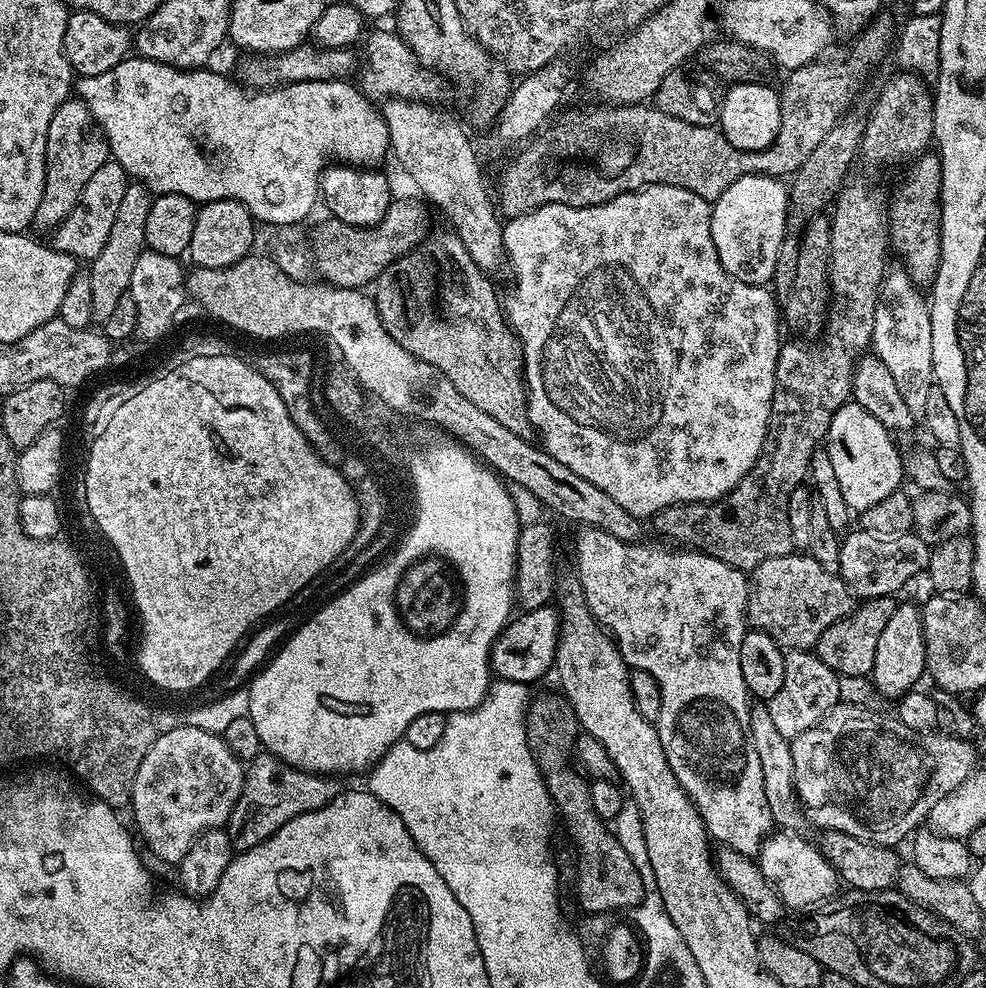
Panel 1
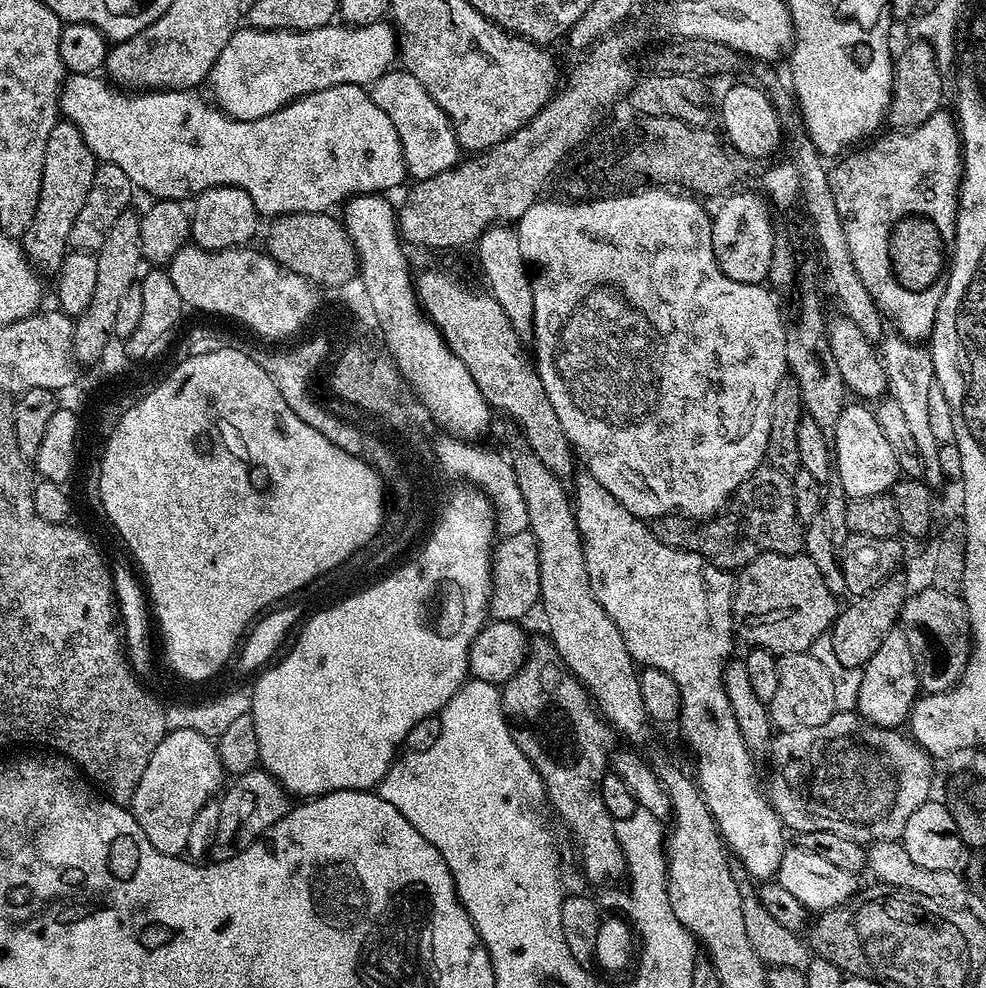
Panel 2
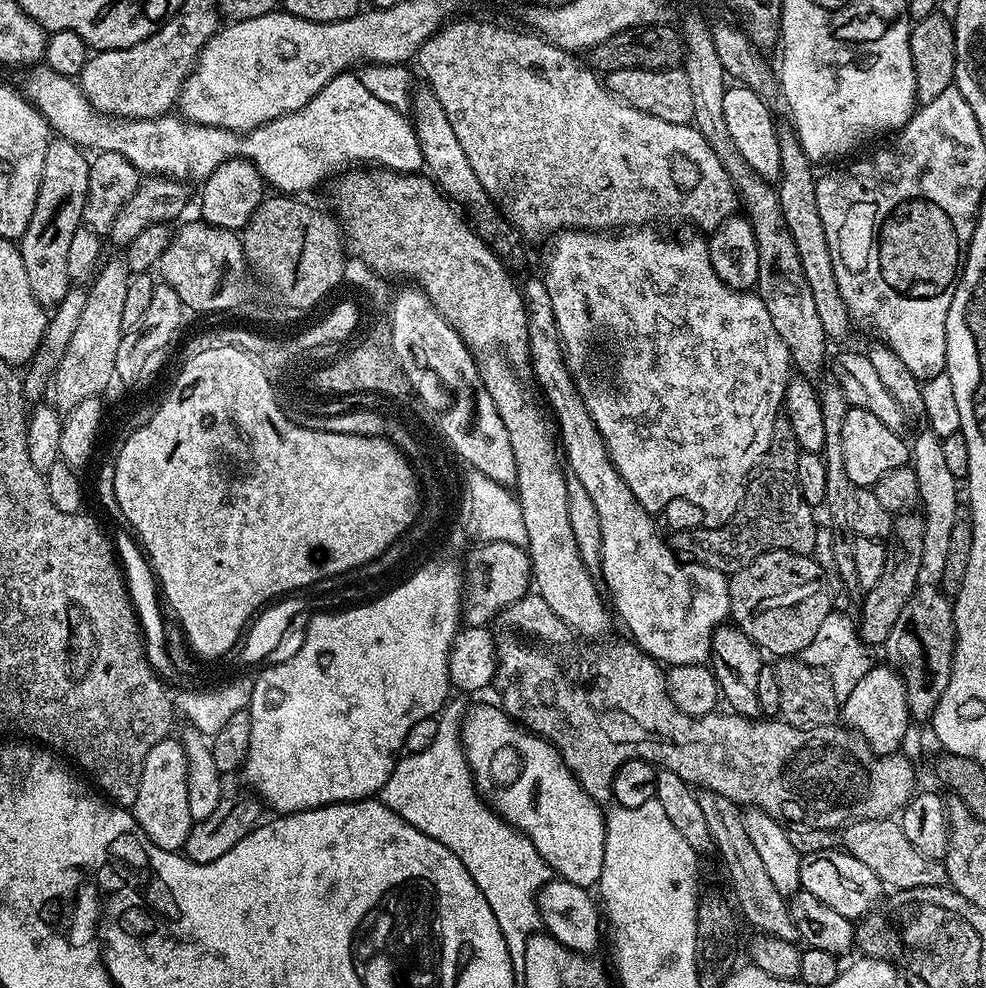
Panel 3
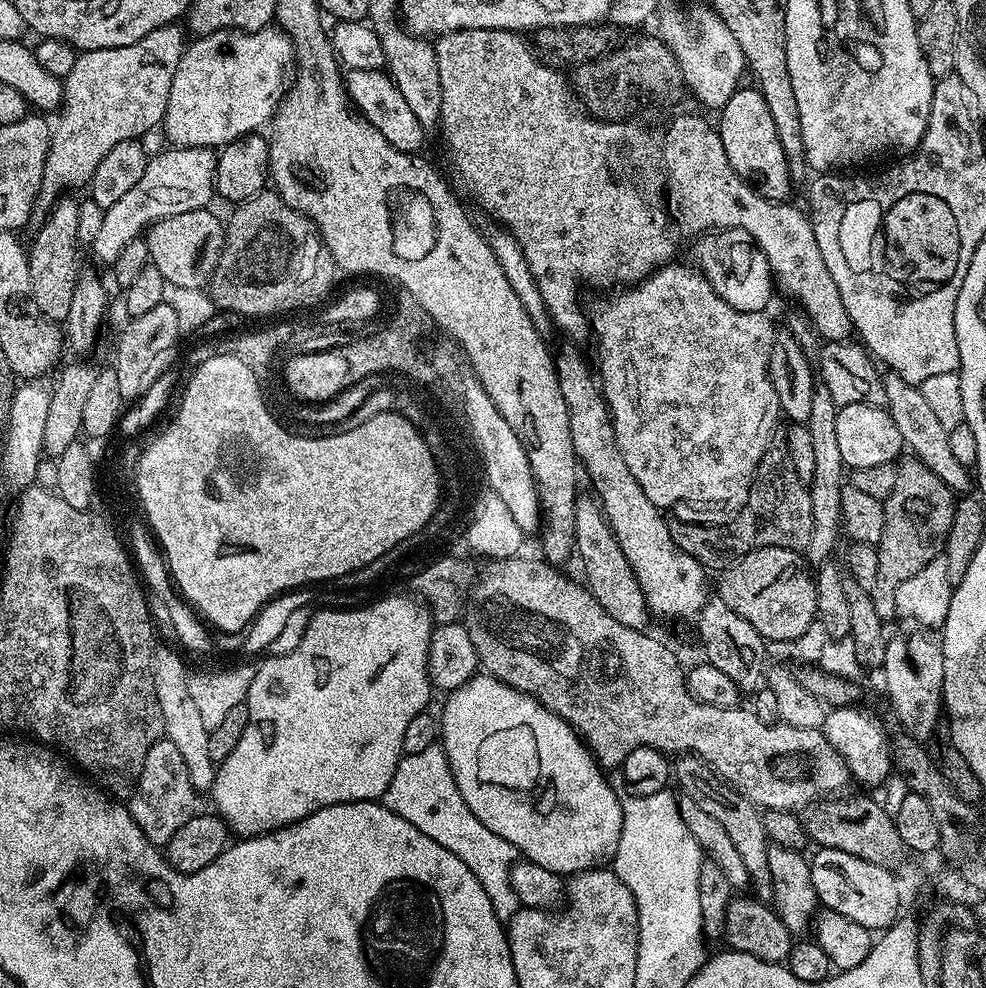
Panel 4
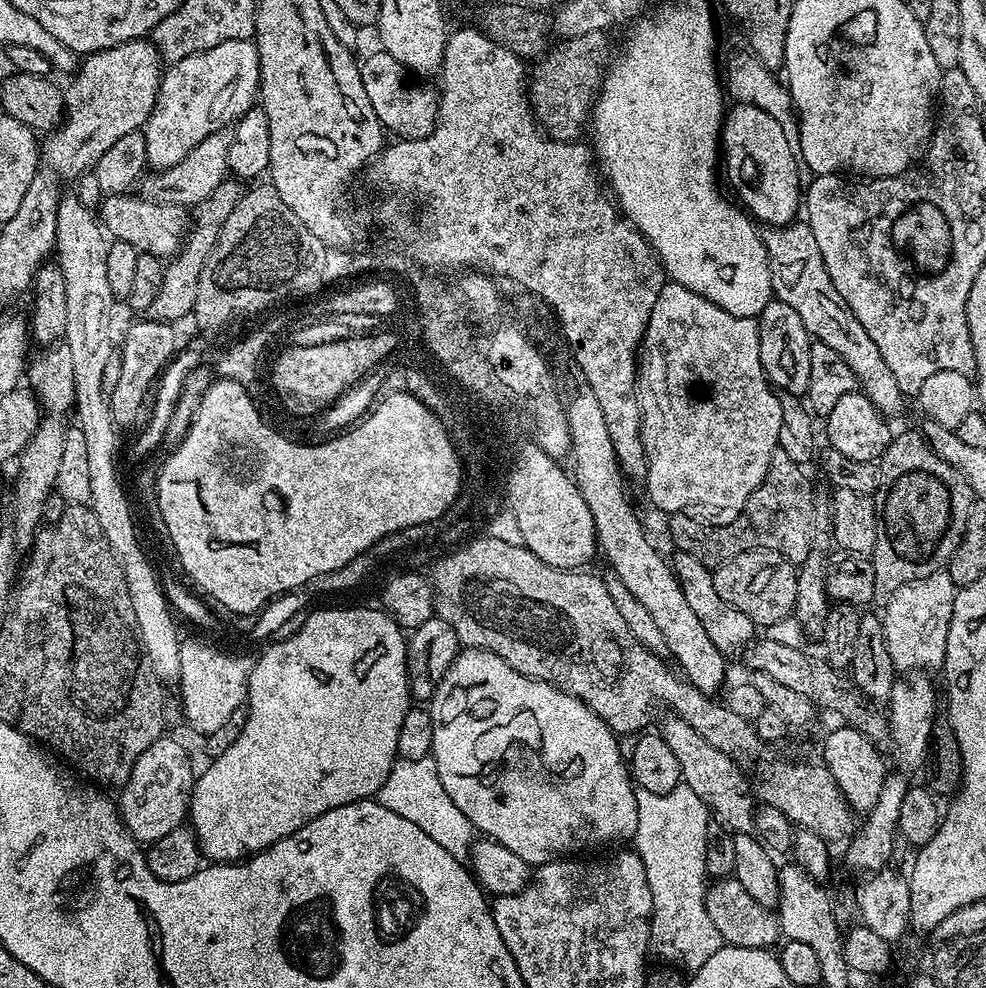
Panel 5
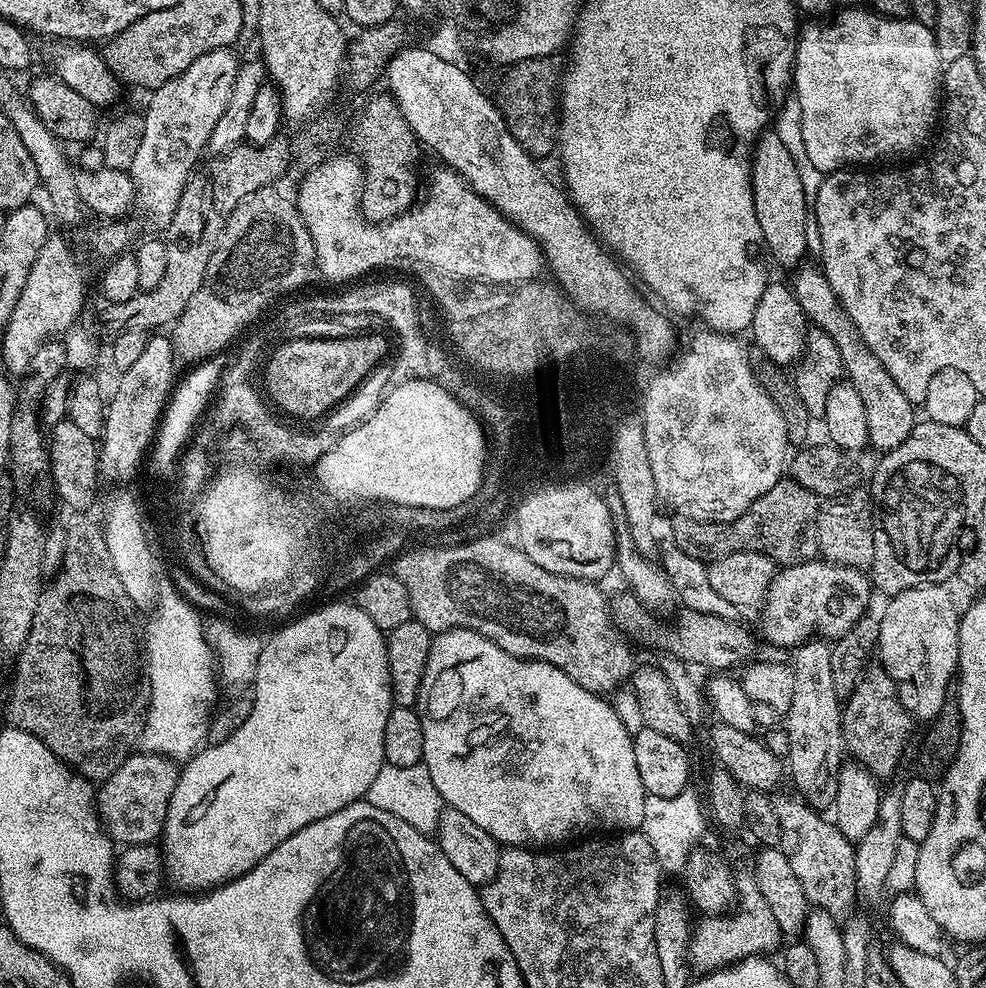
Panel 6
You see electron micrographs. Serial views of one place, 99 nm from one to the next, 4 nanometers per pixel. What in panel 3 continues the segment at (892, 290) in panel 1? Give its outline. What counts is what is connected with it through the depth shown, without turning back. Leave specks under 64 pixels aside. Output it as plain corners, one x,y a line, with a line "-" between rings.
923,430
910,440
910,465
917,475
919,503
924,506
924,537
922,538
922,562
918,570
920,584
924,586
939,585
942,570
946,567
946,558
950,547
950,533
954,530
954,522
958,518
956,512
962,508
962,500
956,497
958,478
950,474
941,437
935,436
930,430

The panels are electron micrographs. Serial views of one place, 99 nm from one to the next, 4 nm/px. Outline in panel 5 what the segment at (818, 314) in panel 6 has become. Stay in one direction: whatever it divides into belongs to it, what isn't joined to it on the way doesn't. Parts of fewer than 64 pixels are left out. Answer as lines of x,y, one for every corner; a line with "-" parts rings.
793,222
769,227
763,233
763,238
773,297
794,309
815,343
830,346
830,350
842,357
842,362
854,370
859,391
864,392
870,402
874,402
882,415
886,418
898,415
904,408
906,393
898,390
898,381
894,379
889,364
882,358
874,338
866,334
862,322
854,318
854,310
846,306
842,294
838,294
838,289
834,287
830,270
826,270
826,262
822,262
822,250
818,250
814,230
810,230
806,222

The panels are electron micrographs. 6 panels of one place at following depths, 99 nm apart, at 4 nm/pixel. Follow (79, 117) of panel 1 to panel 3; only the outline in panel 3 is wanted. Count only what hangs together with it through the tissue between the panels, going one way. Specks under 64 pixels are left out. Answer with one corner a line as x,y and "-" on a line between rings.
61,138
49,139
38,202
34,206
30,226
26,226
18,241
22,263
26,265
26,278
30,278
30,290
34,290
34,298
45,306
59,304
74,284
69,271
69,247
74,232
84,218
90,178
88,161
85,149
79,148
74,142

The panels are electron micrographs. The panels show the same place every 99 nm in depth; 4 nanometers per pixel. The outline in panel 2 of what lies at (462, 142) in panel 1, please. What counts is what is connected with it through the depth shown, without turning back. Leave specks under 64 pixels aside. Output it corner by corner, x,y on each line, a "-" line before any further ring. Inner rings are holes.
403,70
383,72
370,86
370,95
378,110
386,110
386,118
394,122
394,130
398,130
398,142
402,142
404,166
413,181
451,172
461,163
462,149
456,141
456,132
448,116
440,109
438,102
426,94
426,86
422,86
414,74
-
494,224
487,228
474,245
476,256
480,259
480,272
484,275
487,291
506,310
510,318
510,326
519,334
521,340
532,339
532,323
534,322
534,292
530,269
522,258
522,250
518,246
515,227
507,224

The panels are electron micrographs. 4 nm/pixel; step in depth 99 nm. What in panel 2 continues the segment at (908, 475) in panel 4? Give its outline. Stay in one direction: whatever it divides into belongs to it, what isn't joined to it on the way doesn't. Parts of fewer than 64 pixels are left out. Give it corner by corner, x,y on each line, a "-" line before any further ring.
897,574
886,578
882,586
874,586
866,594
855,597
848,609
837,615
835,624
830,629
836,663
841,669
861,668
870,658
874,658
878,646
882,646
882,638
890,634
898,624
904,604
910,595
910,588
904,585
903,575

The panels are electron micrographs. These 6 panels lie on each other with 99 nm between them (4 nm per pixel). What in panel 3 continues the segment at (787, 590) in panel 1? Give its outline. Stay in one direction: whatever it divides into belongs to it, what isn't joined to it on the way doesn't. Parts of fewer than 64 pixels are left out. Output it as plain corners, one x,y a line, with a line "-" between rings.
797,552
762,553
742,570
731,573
728,589
731,623
772,658
799,657
834,608
819,562

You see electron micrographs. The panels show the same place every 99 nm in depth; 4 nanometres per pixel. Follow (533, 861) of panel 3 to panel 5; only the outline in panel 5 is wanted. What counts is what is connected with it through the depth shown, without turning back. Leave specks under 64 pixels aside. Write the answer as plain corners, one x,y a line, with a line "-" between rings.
431,755
413,760
396,759
392,763
390,774
386,774
386,782
382,782
378,799
382,806
386,806
386,810
414,822
418,830
430,834
430,838
434,838
438,846
450,850
450,854
461,858
469,855
474,841
472,823
468,821
466,814
462,814
462,810
458,810
458,806
454,806
450,794
446,794
442,781
438,779
438,766
434,766

